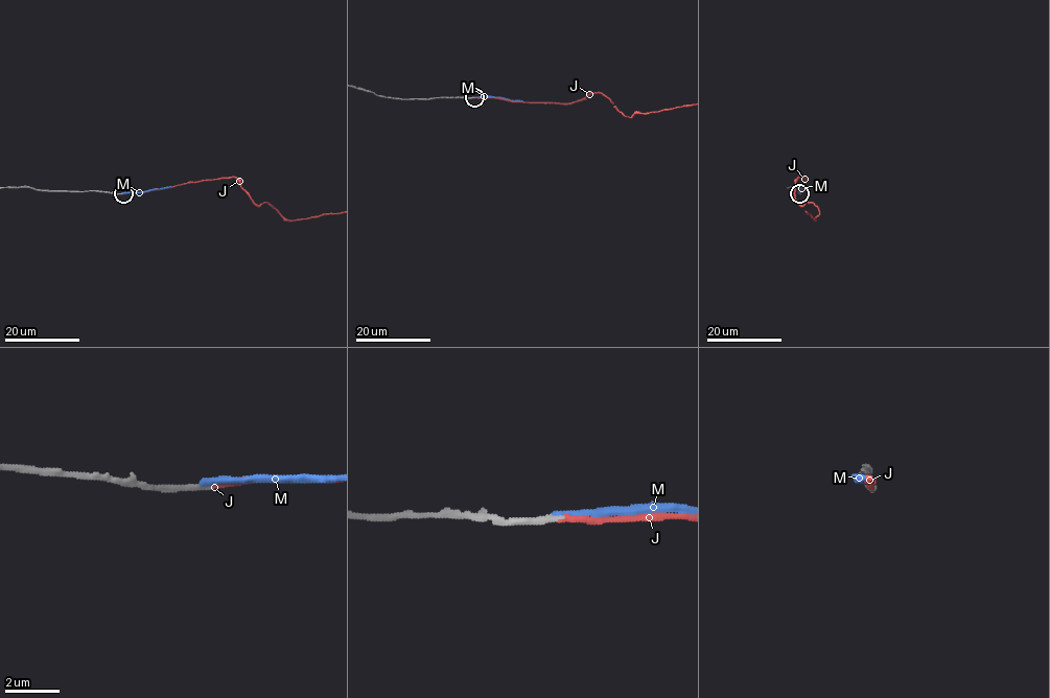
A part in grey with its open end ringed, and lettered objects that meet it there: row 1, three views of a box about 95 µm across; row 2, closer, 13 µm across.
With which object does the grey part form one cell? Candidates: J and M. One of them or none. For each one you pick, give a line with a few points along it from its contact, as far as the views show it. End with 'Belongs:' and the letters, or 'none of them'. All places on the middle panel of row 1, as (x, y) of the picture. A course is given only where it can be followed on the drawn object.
Belongs: J

